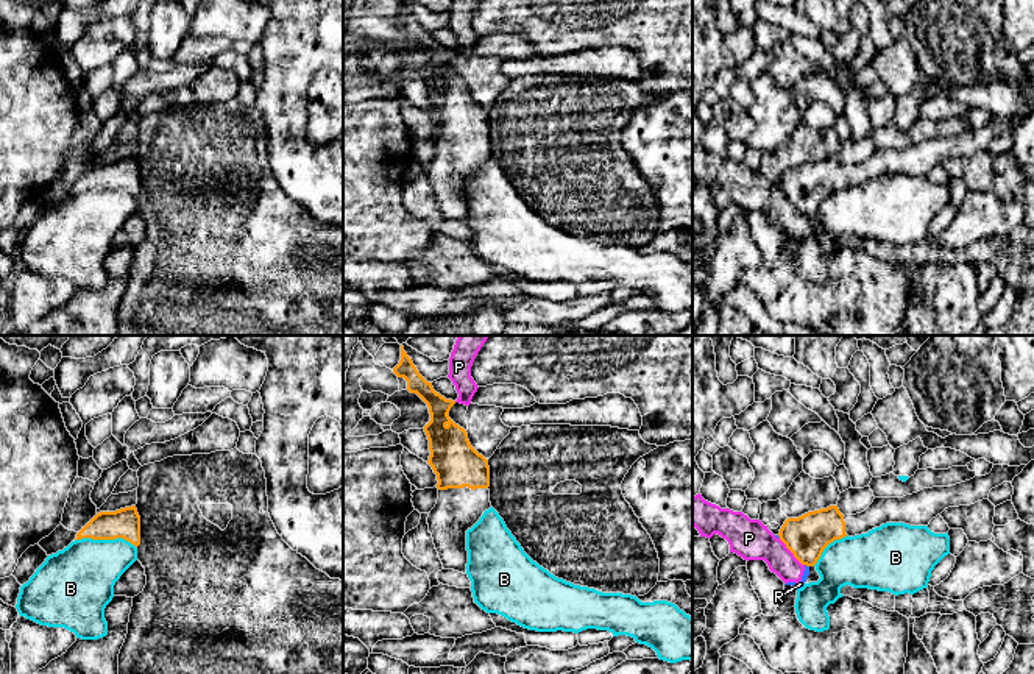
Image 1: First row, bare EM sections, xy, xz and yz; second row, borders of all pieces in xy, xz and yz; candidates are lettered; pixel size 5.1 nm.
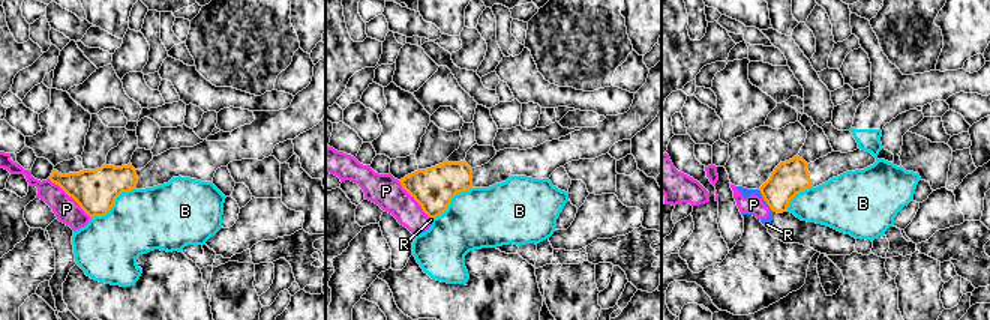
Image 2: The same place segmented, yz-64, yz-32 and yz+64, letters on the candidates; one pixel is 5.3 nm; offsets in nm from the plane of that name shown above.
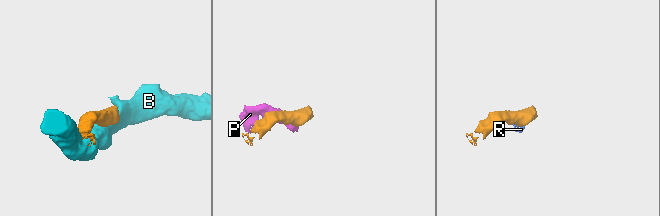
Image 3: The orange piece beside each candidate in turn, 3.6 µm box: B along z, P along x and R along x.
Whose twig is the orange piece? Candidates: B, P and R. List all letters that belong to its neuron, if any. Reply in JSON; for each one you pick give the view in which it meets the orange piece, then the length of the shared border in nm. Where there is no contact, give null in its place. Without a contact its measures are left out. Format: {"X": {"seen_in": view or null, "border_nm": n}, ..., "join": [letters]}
{"join": []}

